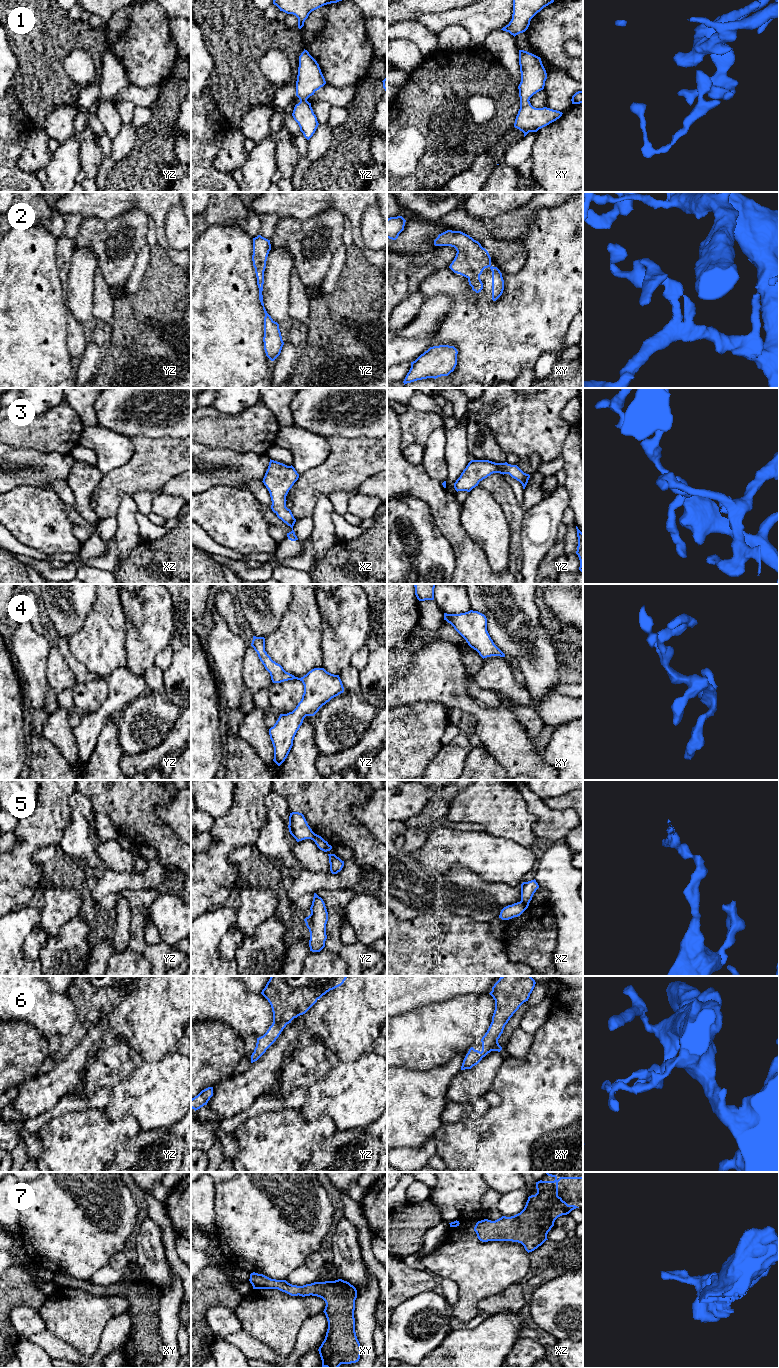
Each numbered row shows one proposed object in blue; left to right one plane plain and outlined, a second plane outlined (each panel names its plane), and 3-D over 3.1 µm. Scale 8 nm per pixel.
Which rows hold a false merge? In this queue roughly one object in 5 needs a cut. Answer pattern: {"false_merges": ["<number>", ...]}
{"false_merges": ["5"]}

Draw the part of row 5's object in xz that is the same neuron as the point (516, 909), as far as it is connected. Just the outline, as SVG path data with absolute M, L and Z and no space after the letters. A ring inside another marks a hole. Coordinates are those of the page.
M522 901L508 905L501 910L499 918L502 920L509 920L518 917L528 908L528 906L529 904Z

